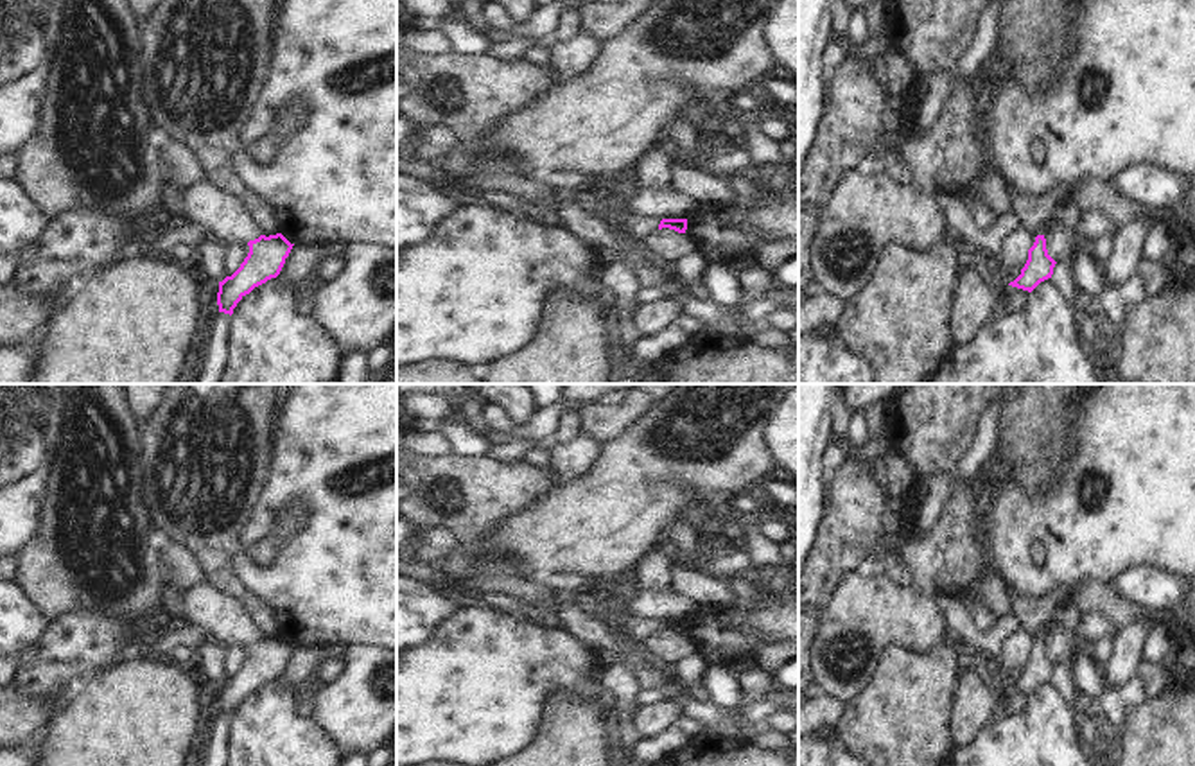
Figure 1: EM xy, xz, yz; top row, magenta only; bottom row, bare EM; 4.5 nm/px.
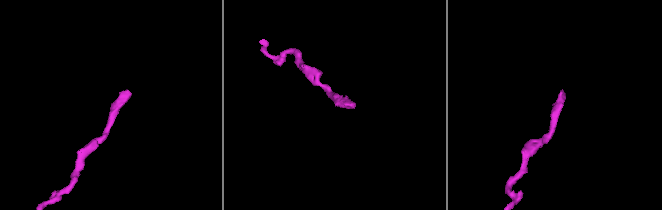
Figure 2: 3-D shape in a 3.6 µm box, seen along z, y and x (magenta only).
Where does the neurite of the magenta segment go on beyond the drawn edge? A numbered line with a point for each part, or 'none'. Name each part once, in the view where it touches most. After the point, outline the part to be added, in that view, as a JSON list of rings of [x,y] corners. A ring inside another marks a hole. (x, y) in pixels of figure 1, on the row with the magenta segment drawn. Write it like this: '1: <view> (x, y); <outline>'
1: xy (223, 217); [[[206,179],[178,188],[178,210],[179,221],[201,226],[206,239],[221,244],[249,242],[262,235],[244,205],[231,192]]]

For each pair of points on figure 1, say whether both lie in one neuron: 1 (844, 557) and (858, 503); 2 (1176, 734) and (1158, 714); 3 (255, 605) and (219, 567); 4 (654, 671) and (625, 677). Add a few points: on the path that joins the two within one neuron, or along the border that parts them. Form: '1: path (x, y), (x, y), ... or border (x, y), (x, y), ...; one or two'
1: path (846, 544), (851, 515); one
2: path (1170, 729), (1161, 720); one
3: path (246, 598), (225, 576); one
4: border (632, 648), (627, 661), (641, 689); two

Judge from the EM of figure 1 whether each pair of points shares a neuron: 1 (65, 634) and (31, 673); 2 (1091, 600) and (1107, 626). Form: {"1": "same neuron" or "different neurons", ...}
{"1": "same neuron", "2": "different neurons"}

